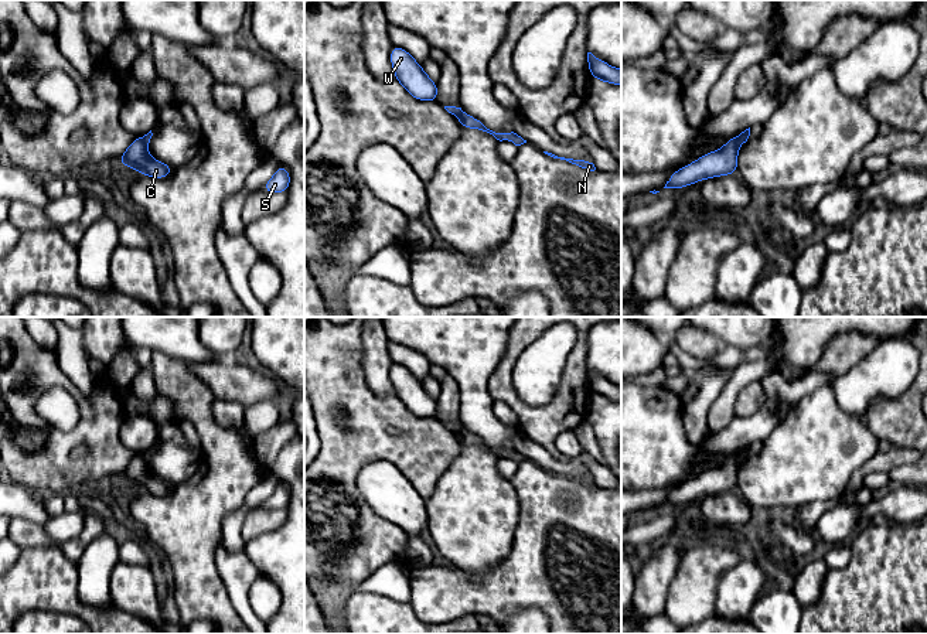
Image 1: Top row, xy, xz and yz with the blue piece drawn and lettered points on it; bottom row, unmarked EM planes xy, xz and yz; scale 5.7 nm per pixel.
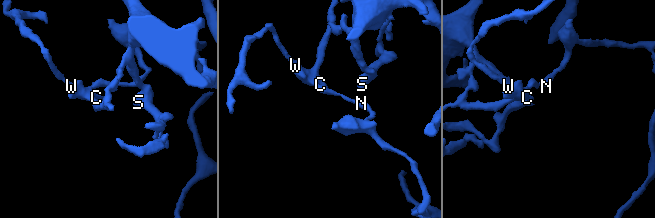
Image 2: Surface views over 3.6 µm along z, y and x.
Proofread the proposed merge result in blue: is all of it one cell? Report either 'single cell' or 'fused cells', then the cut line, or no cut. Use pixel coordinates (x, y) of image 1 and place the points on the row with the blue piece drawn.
fused cells; cut in yz along (733, 137), (739, 146)

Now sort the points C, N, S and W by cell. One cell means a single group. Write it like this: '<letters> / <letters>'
C S W / N

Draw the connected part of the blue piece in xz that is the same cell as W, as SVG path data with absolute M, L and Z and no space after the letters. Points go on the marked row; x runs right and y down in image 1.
M398 45L391 48L391 65L396 81L418 100L437 102L437 83L432 81L415 58Z

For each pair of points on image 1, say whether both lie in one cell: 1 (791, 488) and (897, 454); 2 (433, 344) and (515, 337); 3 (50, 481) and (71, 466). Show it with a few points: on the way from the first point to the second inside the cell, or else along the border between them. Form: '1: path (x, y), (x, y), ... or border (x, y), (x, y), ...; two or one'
1: border (878, 450), (854, 473), (842, 493); two
2: border (510, 331), (505, 353), (494, 370); two
3: path (55, 476), (65, 466); one

